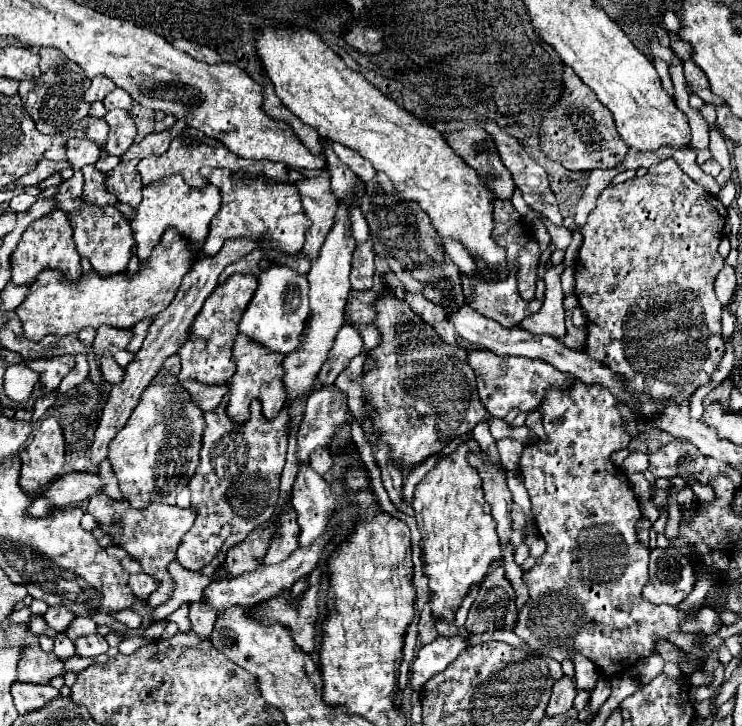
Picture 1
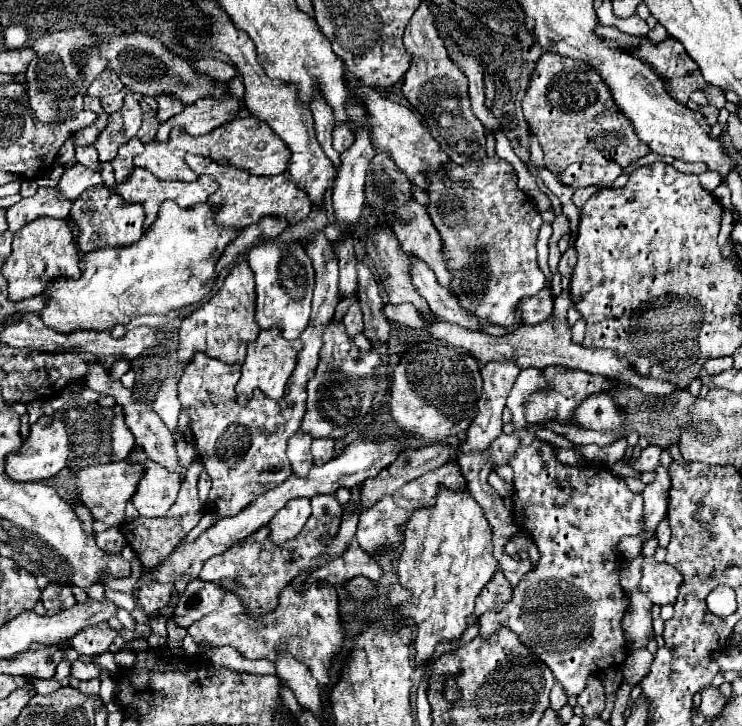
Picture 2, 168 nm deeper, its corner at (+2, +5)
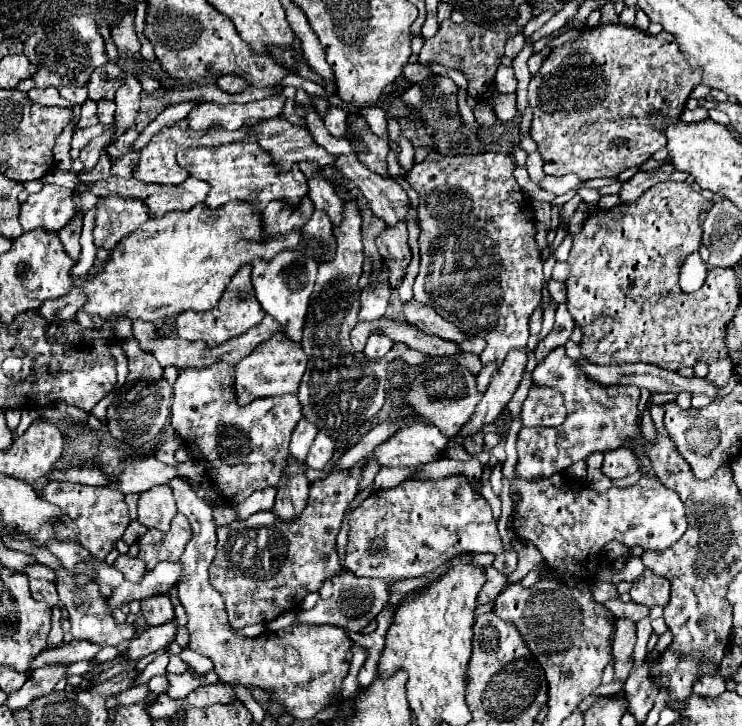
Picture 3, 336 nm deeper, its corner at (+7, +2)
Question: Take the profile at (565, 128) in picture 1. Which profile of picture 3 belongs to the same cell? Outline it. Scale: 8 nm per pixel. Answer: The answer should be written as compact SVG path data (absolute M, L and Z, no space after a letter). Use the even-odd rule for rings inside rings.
M620 23L596 25L584 31L578 41L552 49L540 73L534 75L528 85L528 103L534 109L530 135L544 157L544 171L552 177L574 173L580 181L590 181L596 177L618 177L630 167L640 167L652 153L666 145L666 137L660 133L662 127L654 127L648 115L658 111L668 123L678 121L686 99L700 83L702 69L690 67L676 39L666 31L650 35L648 31Z

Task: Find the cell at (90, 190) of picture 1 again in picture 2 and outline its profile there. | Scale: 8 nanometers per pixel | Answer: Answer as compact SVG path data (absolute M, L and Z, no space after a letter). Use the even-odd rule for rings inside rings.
M79 146L75 148L77 152L77 162L85 168L91 168L91 170L101 170L101 162L97 158L97 150L95 146Z

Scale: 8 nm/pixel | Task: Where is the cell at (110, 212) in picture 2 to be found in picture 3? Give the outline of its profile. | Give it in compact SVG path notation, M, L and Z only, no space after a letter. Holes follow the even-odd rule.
M102 197L96 203L96 227L94 243L100 249L114 249L124 237L128 237L148 215L148 207L140 199Z

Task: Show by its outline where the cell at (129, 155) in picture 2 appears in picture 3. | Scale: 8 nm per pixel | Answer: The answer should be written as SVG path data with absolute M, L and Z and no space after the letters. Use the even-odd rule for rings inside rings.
M126 129L126 133L122 133L122 137L118 137L118 141L114 141L106 151L108 151L108 155L110 157L122 157L122 155L126 155L130 149L132 149L132 143L134 143L134 139L138 137L138 133L136 133L136 129Z

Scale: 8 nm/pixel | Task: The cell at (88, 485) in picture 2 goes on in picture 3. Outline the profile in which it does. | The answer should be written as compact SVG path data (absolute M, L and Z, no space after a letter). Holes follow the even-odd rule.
M146 457L142 461L130 463L118 477L116 485L120 493L144 493L158 485L168 485L172 479L186 479L192 489L198 489L198 483L178 473L176 467L160 463L156 457Z

